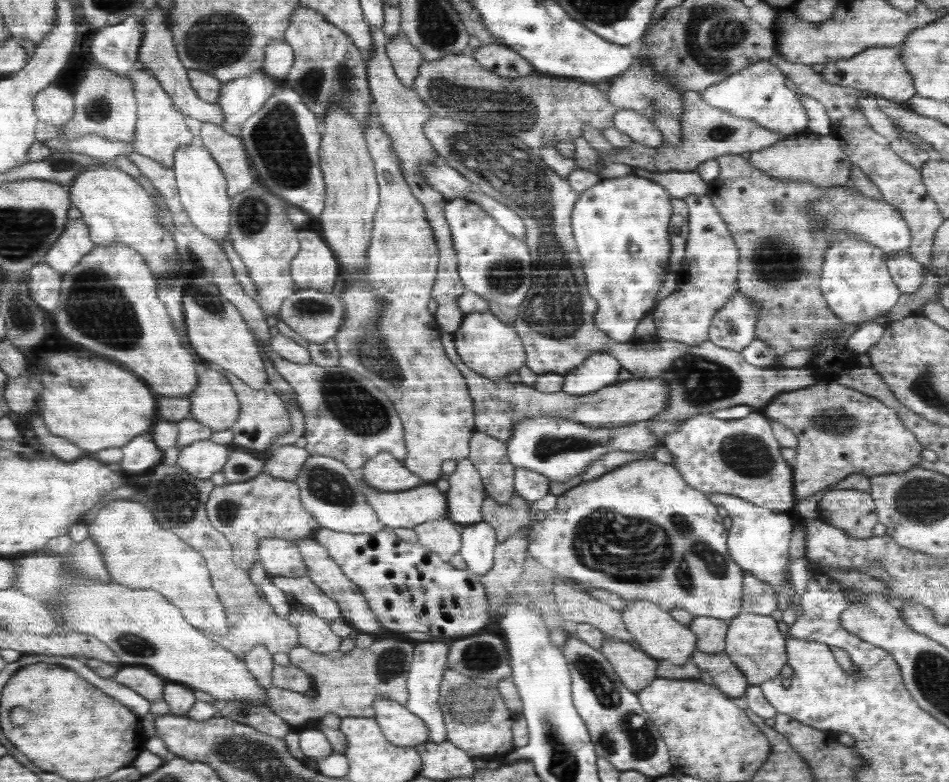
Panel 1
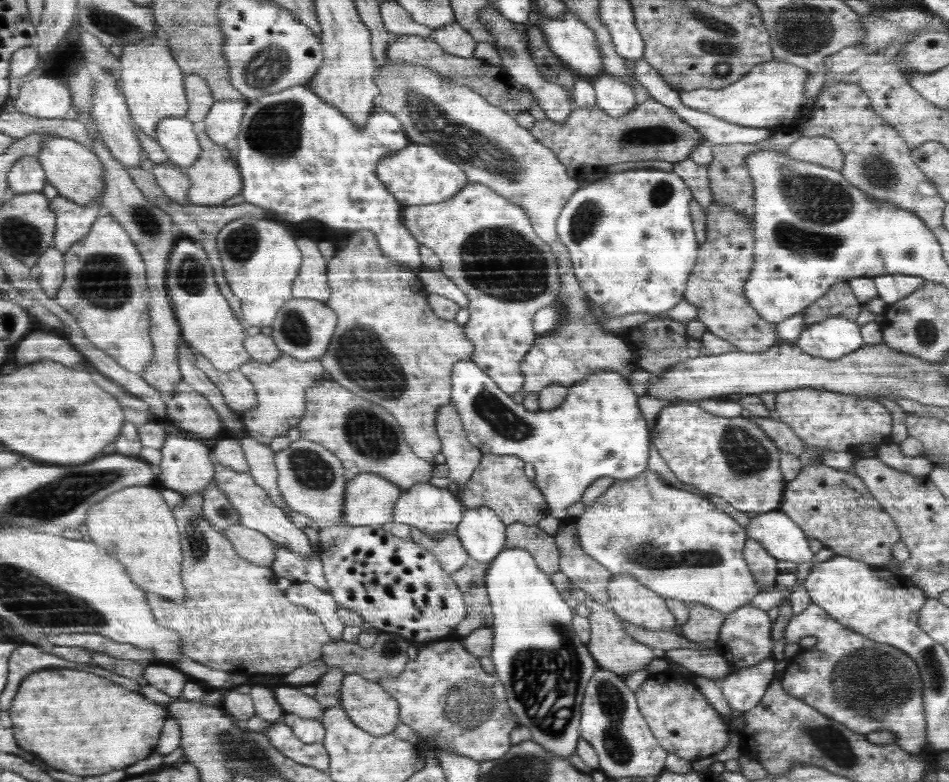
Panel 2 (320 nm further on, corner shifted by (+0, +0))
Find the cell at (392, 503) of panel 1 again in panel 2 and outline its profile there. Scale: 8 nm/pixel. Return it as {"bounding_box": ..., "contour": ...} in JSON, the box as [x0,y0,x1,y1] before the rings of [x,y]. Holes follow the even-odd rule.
{"bounding_box":[392,483,462,534],"contour":[[[419,483],[403,491],[395,502],[392,517],[394,522],[409,524],[412,528],[416,527],[429,534],[454,532],[462,520],[462,504],[448,492],[448,489],[436,488],[431,483]]]}

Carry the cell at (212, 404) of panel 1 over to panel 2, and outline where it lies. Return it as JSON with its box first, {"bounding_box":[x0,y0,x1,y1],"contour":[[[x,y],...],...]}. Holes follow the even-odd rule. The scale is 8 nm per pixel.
{"bounding_box":[167,390,224,438],"contour":[[[196,390],[179,392],[167,397],[168,421],[188,431],[192,436],[202,434],[204,438],[220,437],[224,430],[222,415],[212,406],[207,395]]]}

